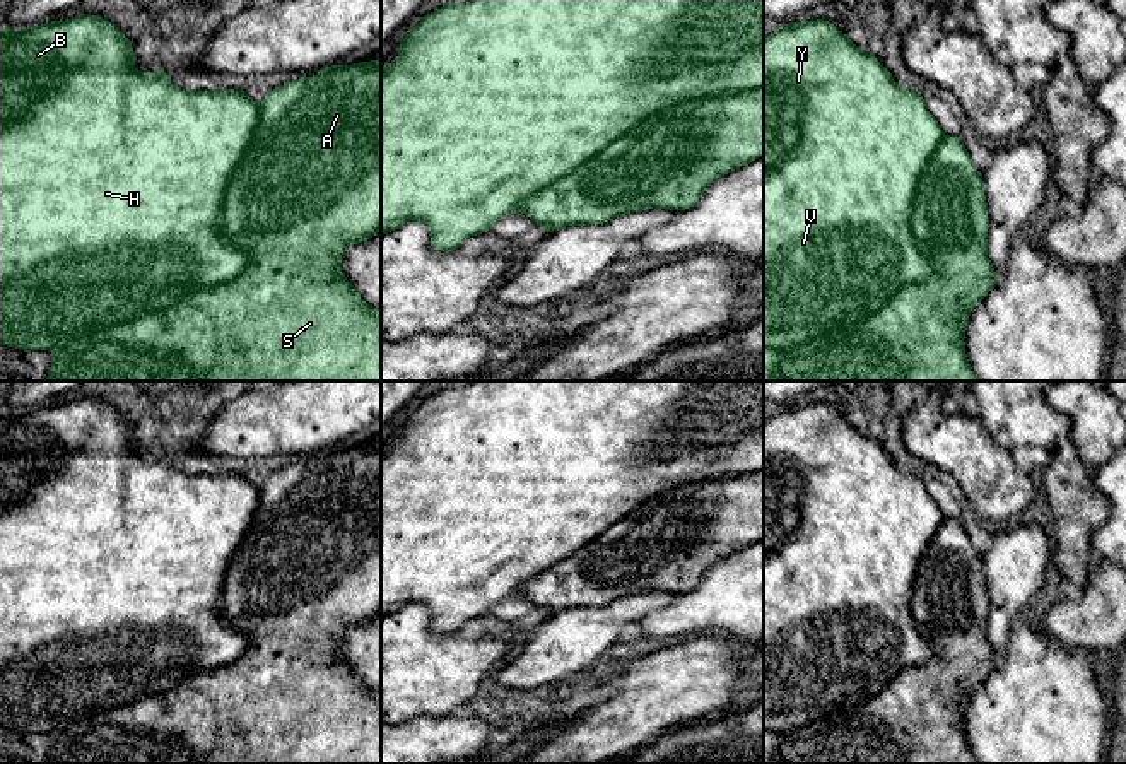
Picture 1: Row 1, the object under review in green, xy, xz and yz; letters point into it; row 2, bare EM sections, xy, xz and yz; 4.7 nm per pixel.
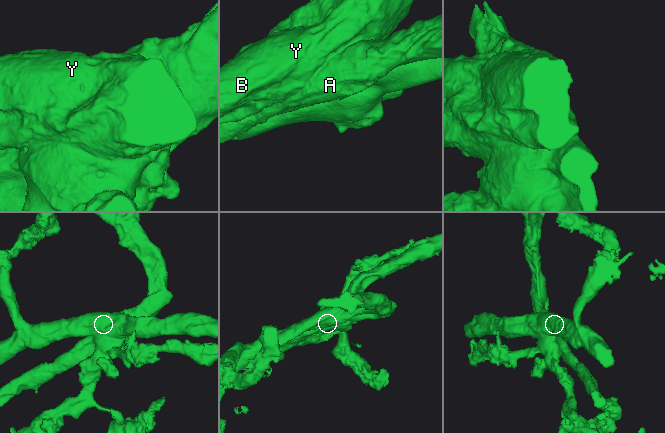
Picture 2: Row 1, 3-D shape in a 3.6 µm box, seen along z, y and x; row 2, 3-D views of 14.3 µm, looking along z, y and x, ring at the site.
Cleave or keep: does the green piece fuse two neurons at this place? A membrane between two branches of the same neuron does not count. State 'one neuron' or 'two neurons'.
two neurons

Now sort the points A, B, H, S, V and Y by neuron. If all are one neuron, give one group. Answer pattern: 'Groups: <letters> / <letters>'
Groups: A S / B H V Y

